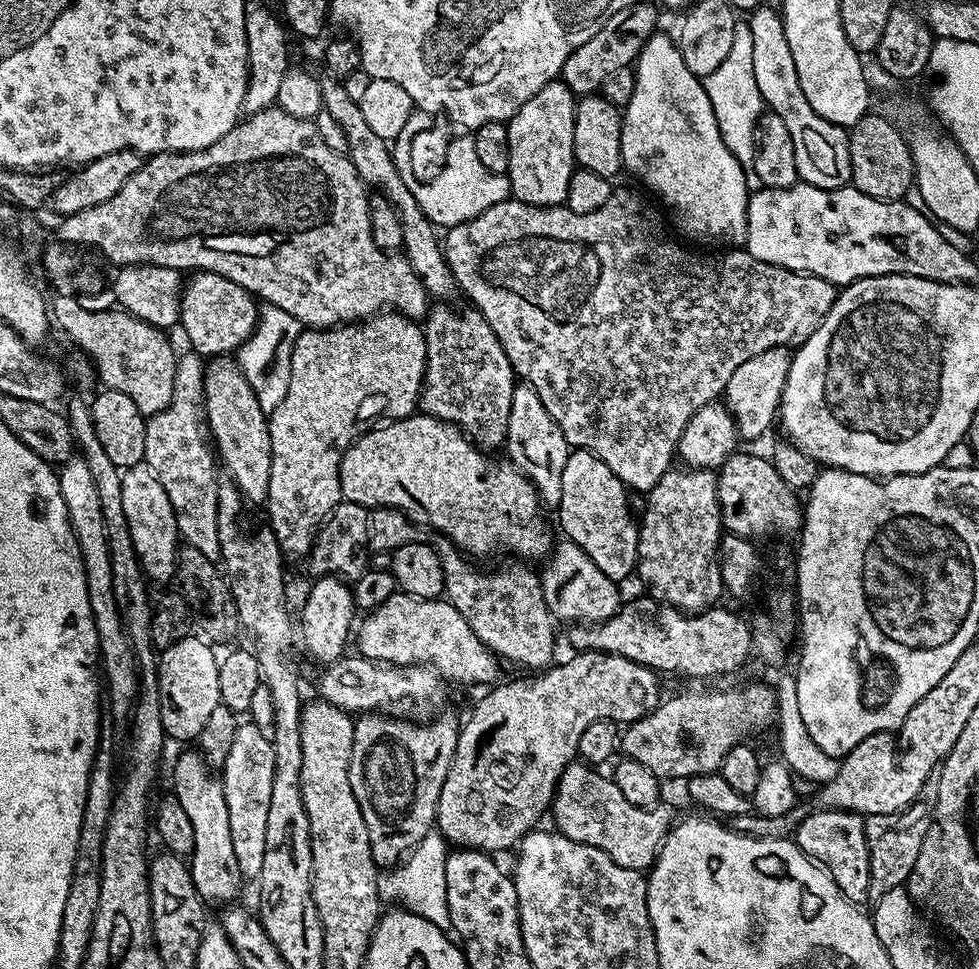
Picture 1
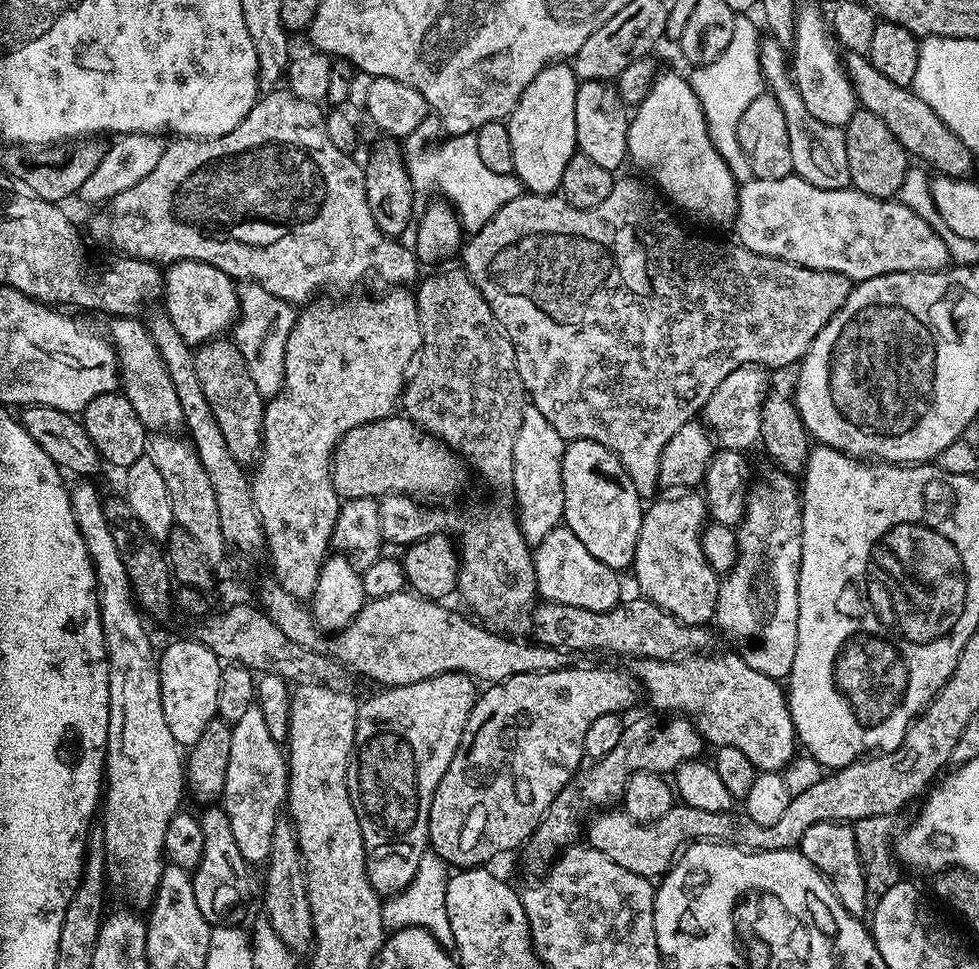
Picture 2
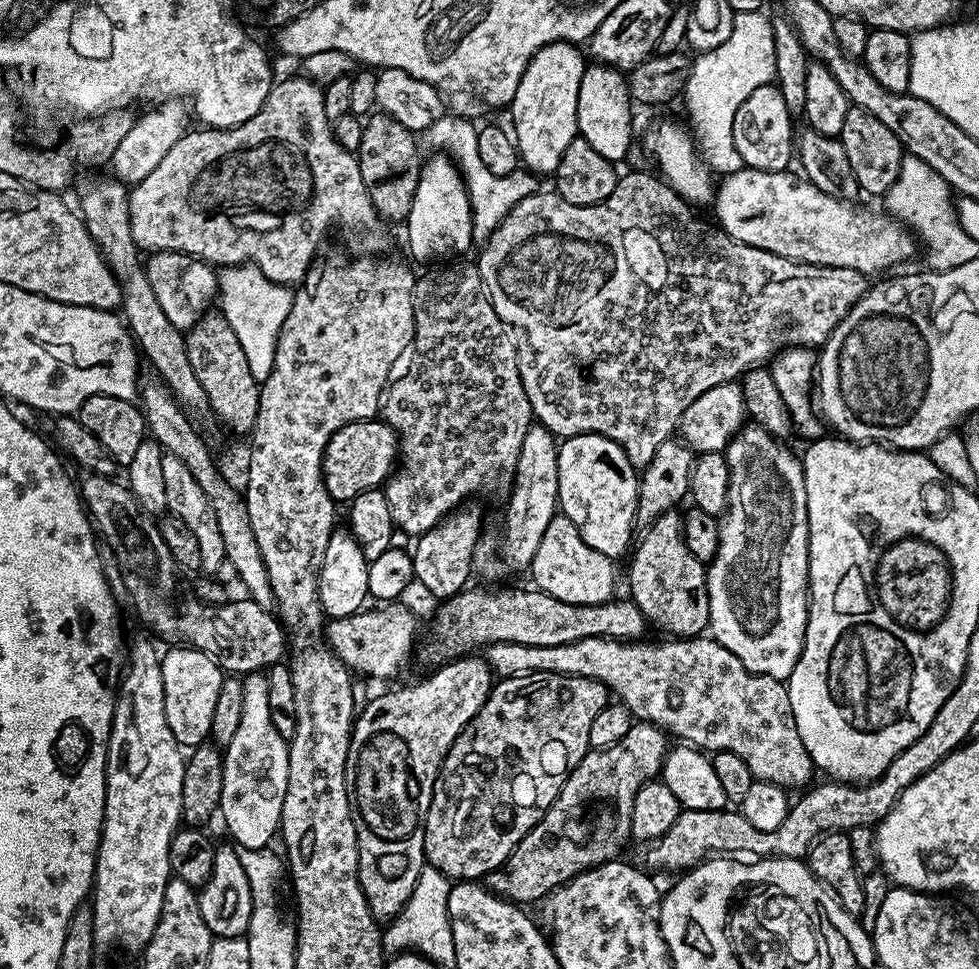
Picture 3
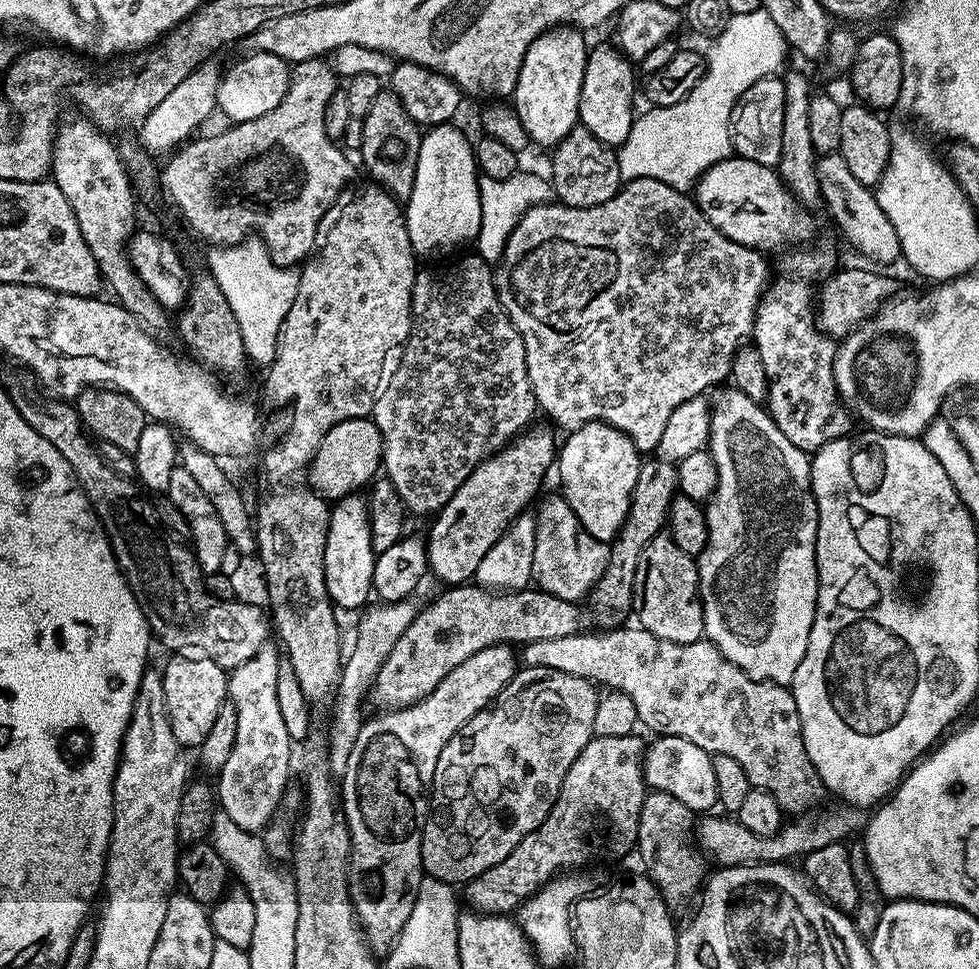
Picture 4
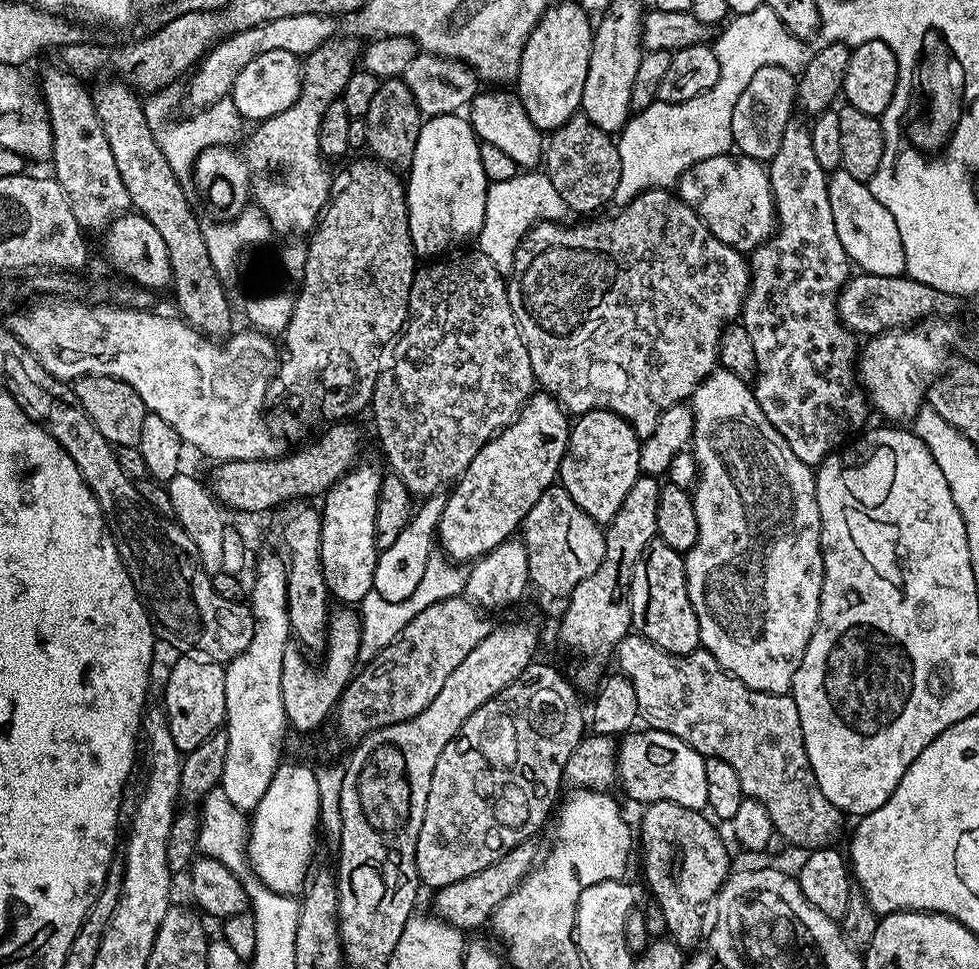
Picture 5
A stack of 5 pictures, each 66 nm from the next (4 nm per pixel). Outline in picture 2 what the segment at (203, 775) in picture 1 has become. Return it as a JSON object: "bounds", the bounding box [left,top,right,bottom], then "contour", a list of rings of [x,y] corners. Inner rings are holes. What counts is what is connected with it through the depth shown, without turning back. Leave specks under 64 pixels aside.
{"bounds":[192,806,252,929],"contour":[[[208,806],[198,819],[202,826],[202,862],[192,872],[194,899],[198,901],[198,910],[202,910],[202,918],[211,924],[213,929],[232,928],[244,920],[248,912],[248,899],[252,896],[252,884],[248,881],[250,865],[242,858],[242,850],[238,850],[238,842],[234,842],[234,830],[230,830],[230,818],[223,807]]]}

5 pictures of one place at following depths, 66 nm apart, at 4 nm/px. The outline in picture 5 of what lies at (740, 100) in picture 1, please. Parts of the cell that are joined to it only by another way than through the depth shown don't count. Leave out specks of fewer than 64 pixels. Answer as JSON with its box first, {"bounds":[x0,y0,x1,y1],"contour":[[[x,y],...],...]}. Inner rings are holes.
{"bounds":[612,4,809,209],"contour":[[[765,4],[750,14],[732,16],[719,32],[720,37],[714,40],[714,47],[720,71],[718,82],[712,89],[677,104],[657,100],[649,108],[629,115],[620,129],[616,140],[620,177],[618,190],[614,190],[612,195],[612,204],[617,209],[625,208],[630,201],[638,198],[638,194],[651,188],[675,189],[686,170],[706,158],[725,155],[733,147],[734,105],[738,103],[742,90],[746,90],[746,82],[750,82],[762,66],[782,66],[796,74],[808,63],[809,45],[790,34],[778,14]]]}

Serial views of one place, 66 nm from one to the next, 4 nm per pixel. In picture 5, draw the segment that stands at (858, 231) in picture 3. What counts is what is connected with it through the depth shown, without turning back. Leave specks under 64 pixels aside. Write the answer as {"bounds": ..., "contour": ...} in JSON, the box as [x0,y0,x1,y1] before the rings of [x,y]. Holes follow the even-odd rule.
{"bounds":[678,154,777,254],"contour":[[[725,154],[698,162],[681,174],[678,195],[701,216],[714,238],[745,254],[768,239],[777,225],[768,169],[748,156]]]}

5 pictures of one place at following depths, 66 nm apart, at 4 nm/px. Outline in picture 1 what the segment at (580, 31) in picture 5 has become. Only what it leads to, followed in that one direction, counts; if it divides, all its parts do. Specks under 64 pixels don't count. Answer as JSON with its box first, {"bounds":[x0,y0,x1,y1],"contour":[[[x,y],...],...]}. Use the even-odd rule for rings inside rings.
{"bounds":[507,79,577,208],"contour":[[[563,79],[551,80],[530,102],[507,121],[509,134],[508,186],[517,200],[539,208],[555,208],[568,198],[570,178],[576,164],[574,154],[574,114],[577,97]]]}

